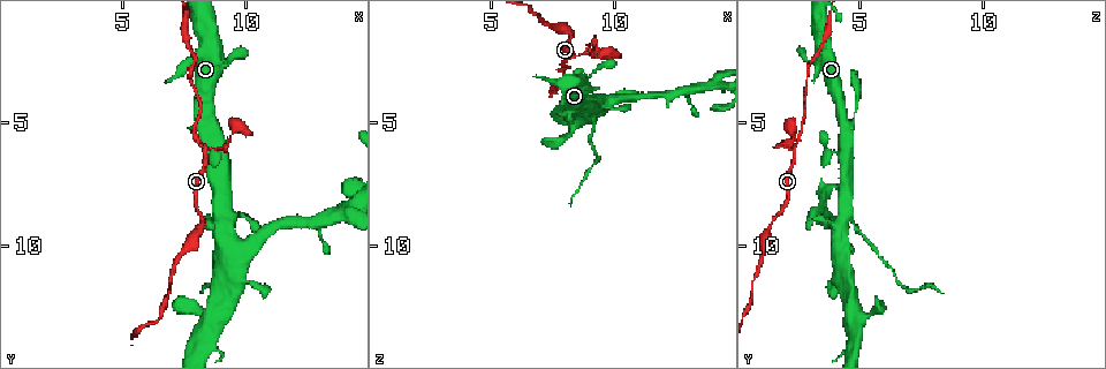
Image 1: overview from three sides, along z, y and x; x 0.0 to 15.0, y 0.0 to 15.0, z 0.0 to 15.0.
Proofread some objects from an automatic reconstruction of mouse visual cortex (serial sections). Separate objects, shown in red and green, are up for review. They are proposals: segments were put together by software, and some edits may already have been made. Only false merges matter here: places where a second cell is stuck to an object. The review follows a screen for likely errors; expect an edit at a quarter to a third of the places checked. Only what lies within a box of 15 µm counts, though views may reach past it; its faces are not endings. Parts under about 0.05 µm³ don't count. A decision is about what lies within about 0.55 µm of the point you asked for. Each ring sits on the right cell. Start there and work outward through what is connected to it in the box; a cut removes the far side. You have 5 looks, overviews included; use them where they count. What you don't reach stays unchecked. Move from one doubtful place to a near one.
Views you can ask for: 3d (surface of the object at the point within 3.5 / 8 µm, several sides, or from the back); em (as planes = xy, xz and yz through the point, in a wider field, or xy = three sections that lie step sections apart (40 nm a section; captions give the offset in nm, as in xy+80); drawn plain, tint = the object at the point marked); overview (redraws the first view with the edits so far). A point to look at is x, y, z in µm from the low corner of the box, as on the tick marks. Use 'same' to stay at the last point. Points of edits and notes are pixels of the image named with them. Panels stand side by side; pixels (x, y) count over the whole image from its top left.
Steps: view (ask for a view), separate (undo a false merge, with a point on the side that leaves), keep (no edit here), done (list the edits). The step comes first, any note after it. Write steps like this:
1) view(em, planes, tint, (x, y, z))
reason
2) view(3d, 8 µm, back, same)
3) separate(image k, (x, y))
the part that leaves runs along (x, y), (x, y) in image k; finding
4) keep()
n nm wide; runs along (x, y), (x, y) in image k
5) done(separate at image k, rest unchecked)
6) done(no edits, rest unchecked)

view(3d, 3.5 µm, (8.4, 6.5, 2.4))
three-way junction

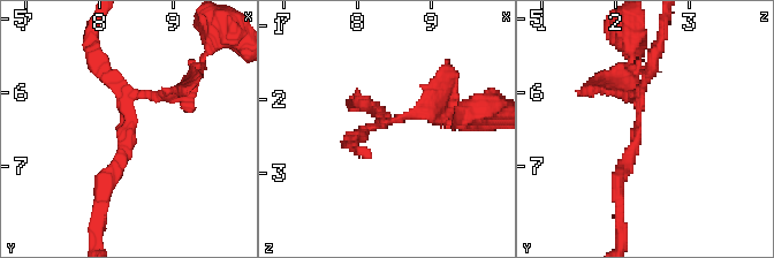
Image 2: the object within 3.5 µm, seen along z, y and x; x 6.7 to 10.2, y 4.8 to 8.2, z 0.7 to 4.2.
view(em, xy, step 5, tint, (8.40, 6.45, 2.30))
3 arms; arms of 150, 150, 200 nm

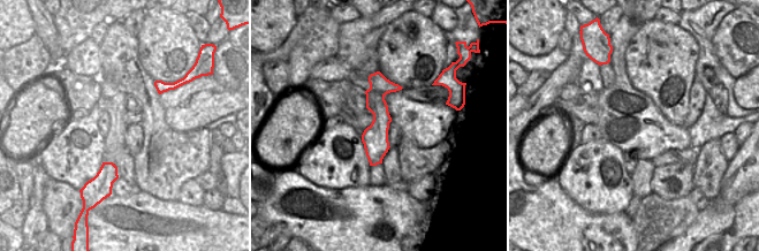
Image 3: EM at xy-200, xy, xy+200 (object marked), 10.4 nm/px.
view(em, xy, step 2, tint, same)
another direction

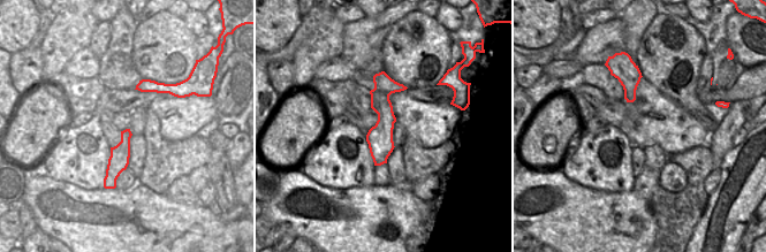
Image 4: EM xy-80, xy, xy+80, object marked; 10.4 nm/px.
keep()
runs along (616, 192), (637, 139), (635, 90) in image 2; one cell here

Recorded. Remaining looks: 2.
view(3d, 3.5 µm, back, (9.1, 9.6, 5.0))
narrows sharply

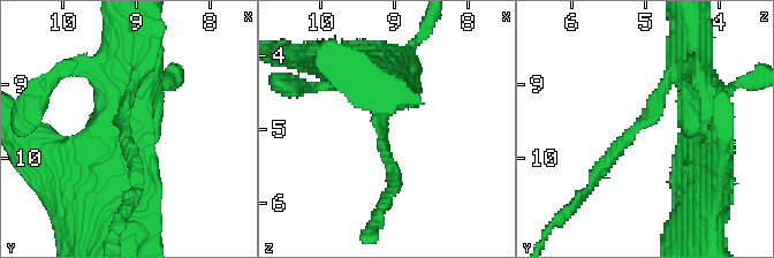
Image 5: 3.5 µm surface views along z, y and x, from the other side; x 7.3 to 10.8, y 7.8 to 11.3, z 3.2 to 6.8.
view(em, xy, step 1, tint, (9.10, 9.45, 5.05))
arms of 200, 250 nm

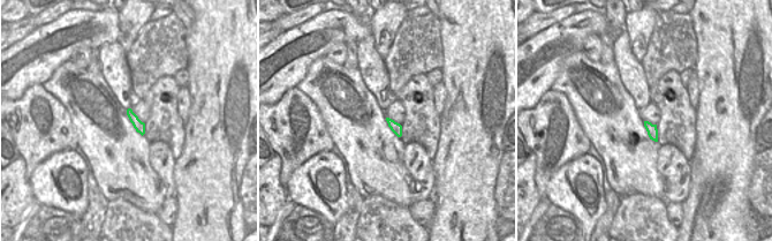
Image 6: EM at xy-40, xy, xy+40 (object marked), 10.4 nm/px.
keep()
120 nm wide; runs along (690, 57), (593, 183) in image 5; all the same cell

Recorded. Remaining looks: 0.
done(no edits, rest unchecked)

